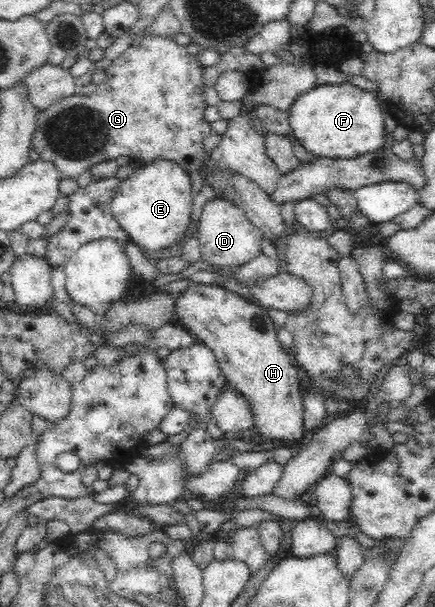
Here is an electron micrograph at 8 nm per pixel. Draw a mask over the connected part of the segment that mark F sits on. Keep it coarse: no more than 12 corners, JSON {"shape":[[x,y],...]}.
{"shape":[[320,84],[288,107],[291,133],[318,158],[382,149],[375,92]]}

